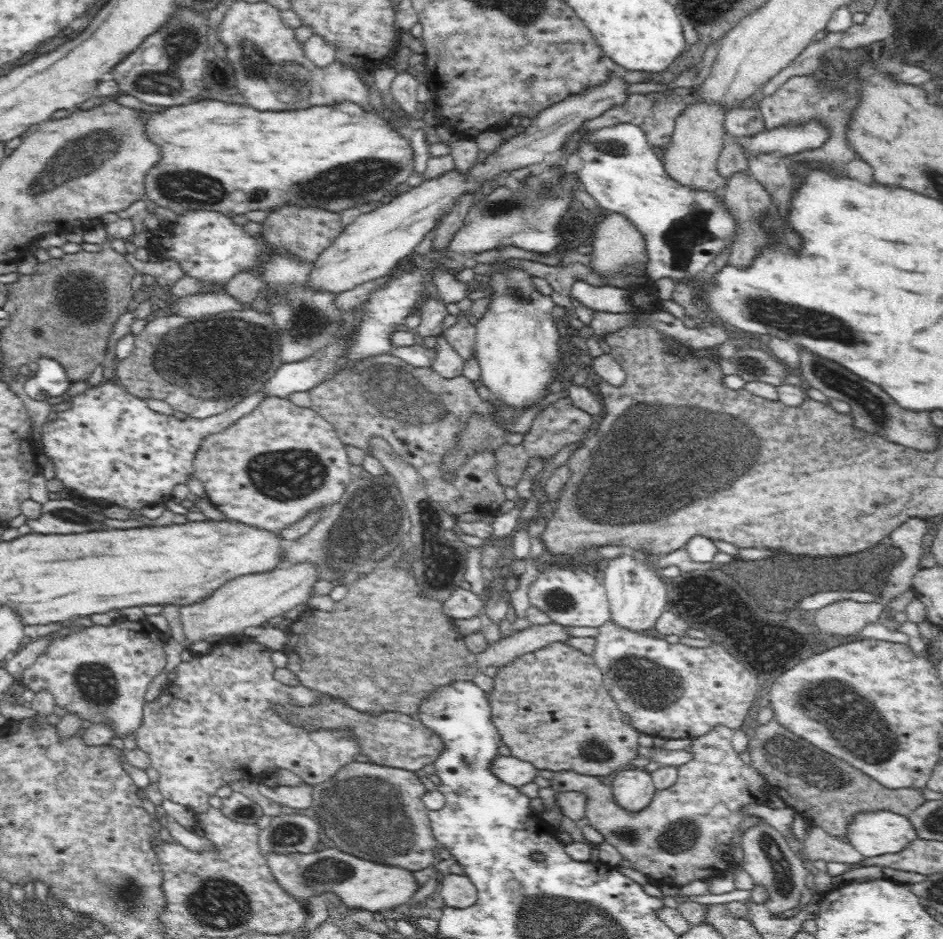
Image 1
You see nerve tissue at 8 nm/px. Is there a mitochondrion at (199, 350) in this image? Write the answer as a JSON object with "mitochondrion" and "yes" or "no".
{"mitochondrion":"yes"}

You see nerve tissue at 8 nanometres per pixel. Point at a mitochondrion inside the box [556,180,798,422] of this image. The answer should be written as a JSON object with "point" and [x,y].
{"point":[676,238]}

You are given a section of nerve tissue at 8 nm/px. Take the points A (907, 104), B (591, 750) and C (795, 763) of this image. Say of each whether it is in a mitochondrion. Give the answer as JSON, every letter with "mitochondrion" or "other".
{"A":"other","B":"mitochondrion","C":"mitochondrion"}

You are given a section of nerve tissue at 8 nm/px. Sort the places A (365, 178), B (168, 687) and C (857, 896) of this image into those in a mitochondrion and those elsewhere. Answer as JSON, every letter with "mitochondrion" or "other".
{"A":"mitochondrion","B":"other","C":"other"}

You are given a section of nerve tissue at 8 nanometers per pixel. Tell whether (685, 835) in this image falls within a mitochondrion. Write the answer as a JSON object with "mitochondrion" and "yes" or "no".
{"mitochondrion":"yes"}

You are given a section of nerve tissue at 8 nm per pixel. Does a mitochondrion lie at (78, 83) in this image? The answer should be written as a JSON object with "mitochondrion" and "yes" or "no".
{"mitochondrion":"no"}

